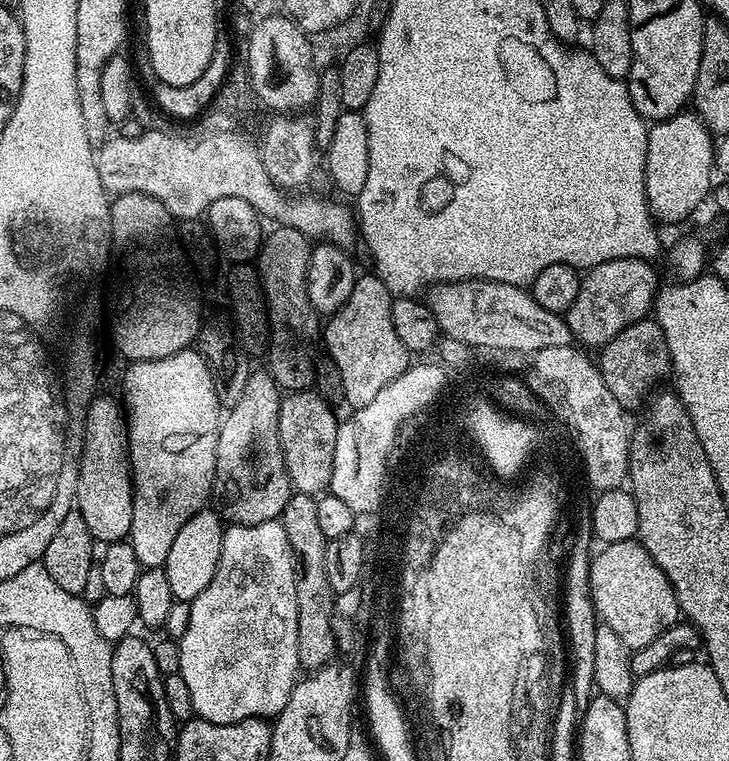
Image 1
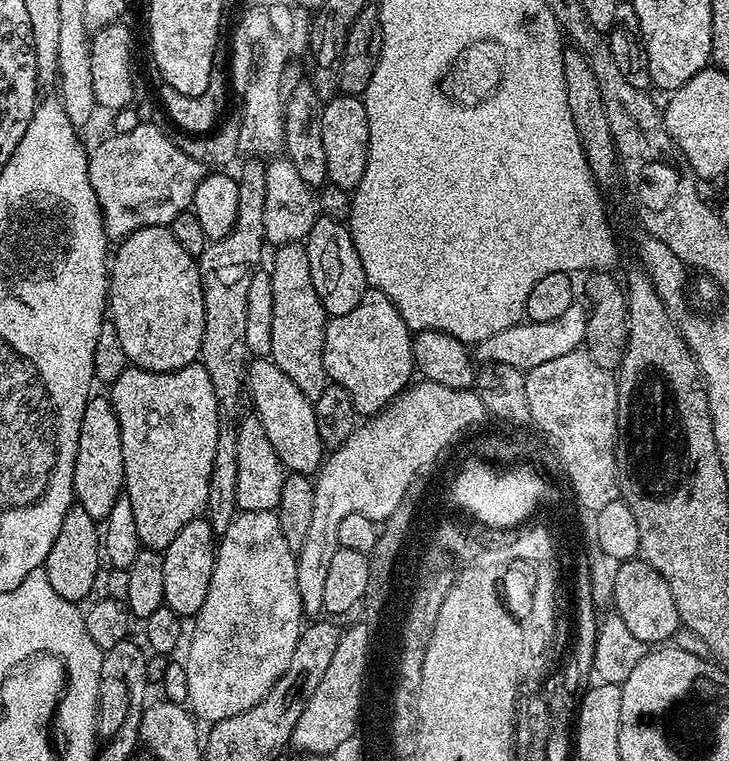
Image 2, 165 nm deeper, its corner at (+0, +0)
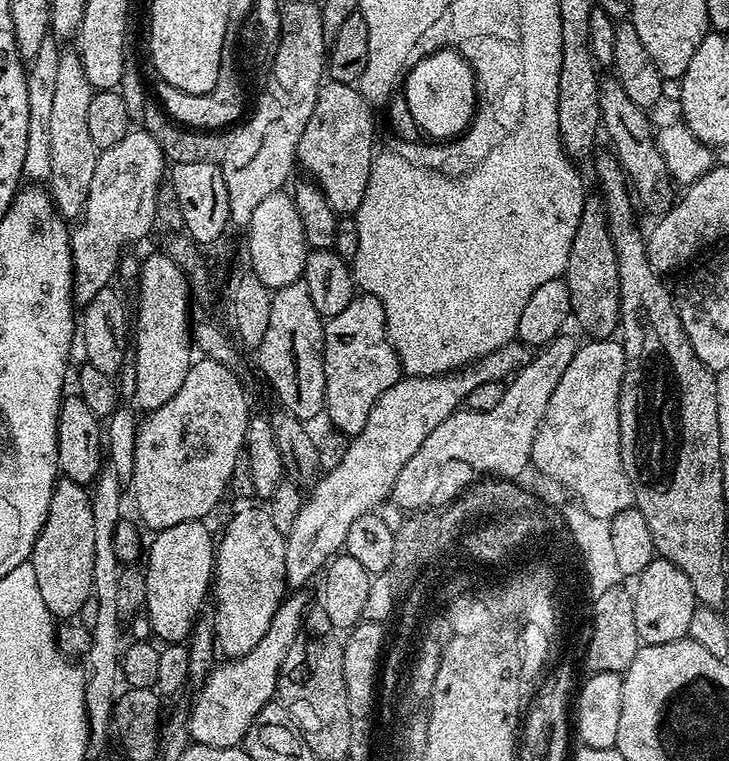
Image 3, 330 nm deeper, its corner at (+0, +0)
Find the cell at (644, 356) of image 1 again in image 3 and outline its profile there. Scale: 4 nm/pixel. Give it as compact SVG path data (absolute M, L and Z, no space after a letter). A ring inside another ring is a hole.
M599 198L584 201L582 218L574 234L568 265L562 277L570 290L571 319L577 320L593 340L611 337L620 326L620 283L618 260L610 238L604 203Z

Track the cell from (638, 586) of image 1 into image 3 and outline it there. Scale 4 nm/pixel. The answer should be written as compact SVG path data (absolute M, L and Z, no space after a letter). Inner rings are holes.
M657 558L646 566L646 570L642 570L640 576L635 577L634 584L634 626L638 626L641 645L685 639L690 630L690 618L698 607L690 578L686 578L686 574L682 574L674 562Z

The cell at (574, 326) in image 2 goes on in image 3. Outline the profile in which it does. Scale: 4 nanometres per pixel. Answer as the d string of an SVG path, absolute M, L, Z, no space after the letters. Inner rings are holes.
M513 342L454 372L438 376L404 376L390 386L381 398L375 400L366 425L358 435L351 437L338 466L325 471L311 487L311 494L305 497L297 521L285 535L285 585L292 590L303 589L304 584L344 548L350 526L368 512L379 509L389 499L402 467L434 432L434 427L452 416L474 389L486 382L507 381L529 359L529 349Z

